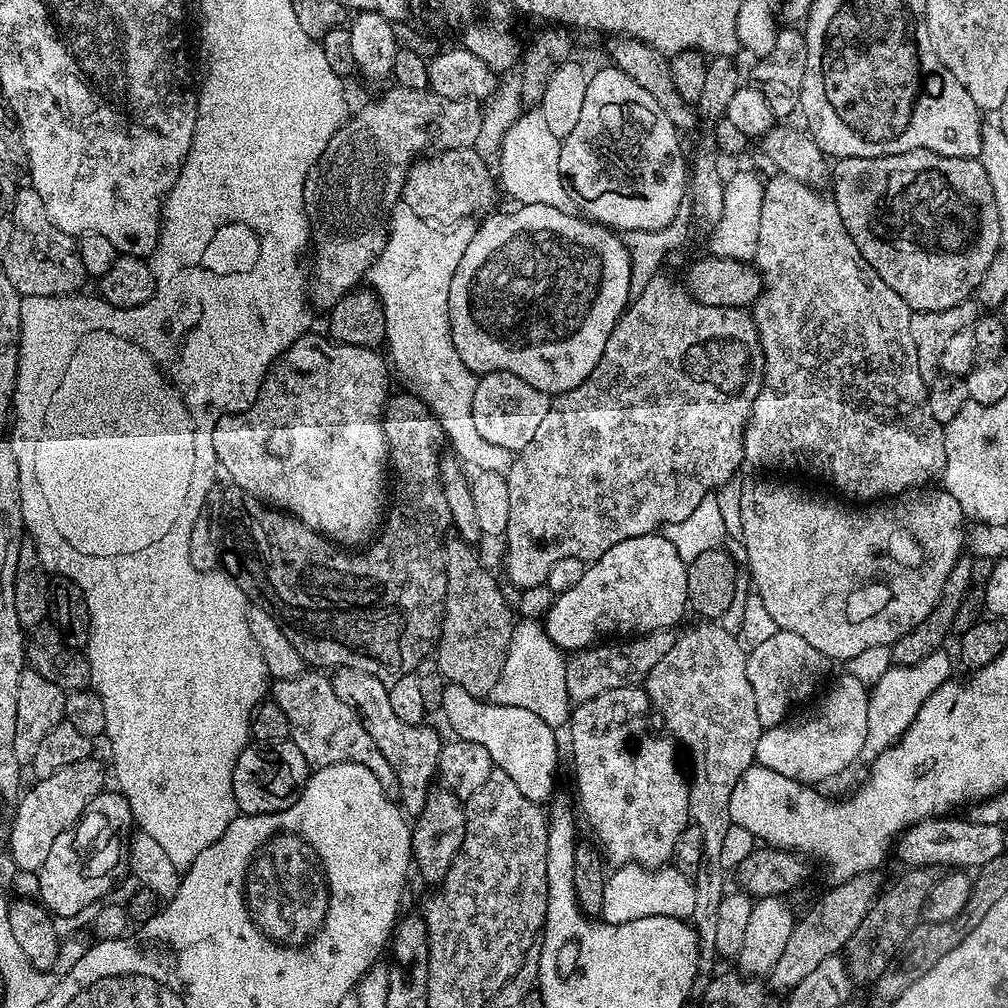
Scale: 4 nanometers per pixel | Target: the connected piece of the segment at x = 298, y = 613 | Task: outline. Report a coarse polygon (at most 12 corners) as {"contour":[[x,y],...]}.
{"contour":[[382,419],[370,531],[272,500],[238,583],[305,665],[391,682],[440,637],[445,433]]}

